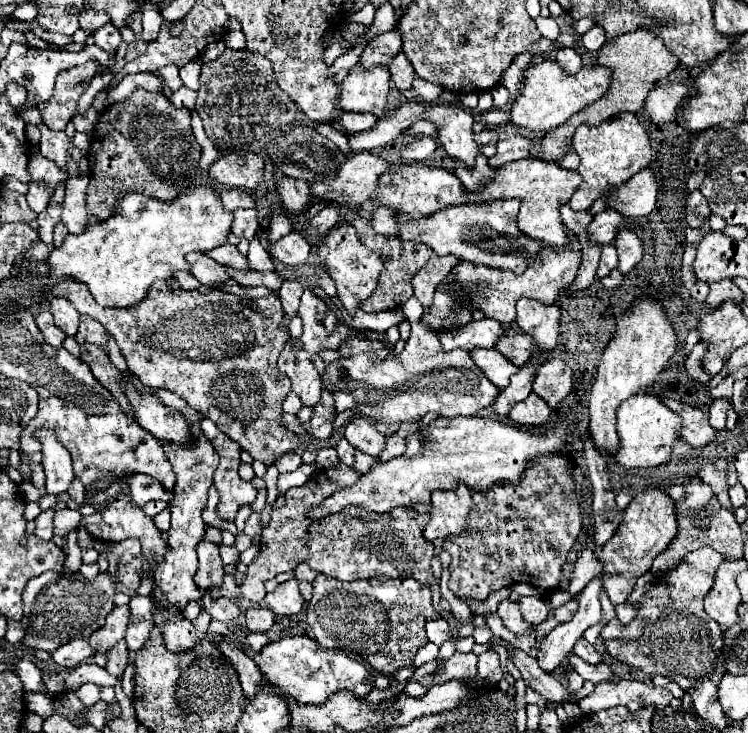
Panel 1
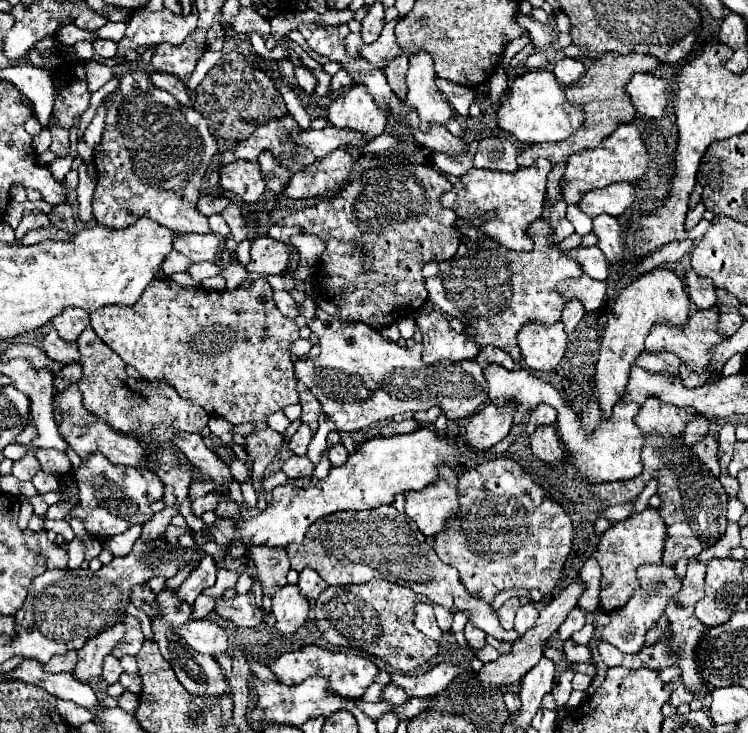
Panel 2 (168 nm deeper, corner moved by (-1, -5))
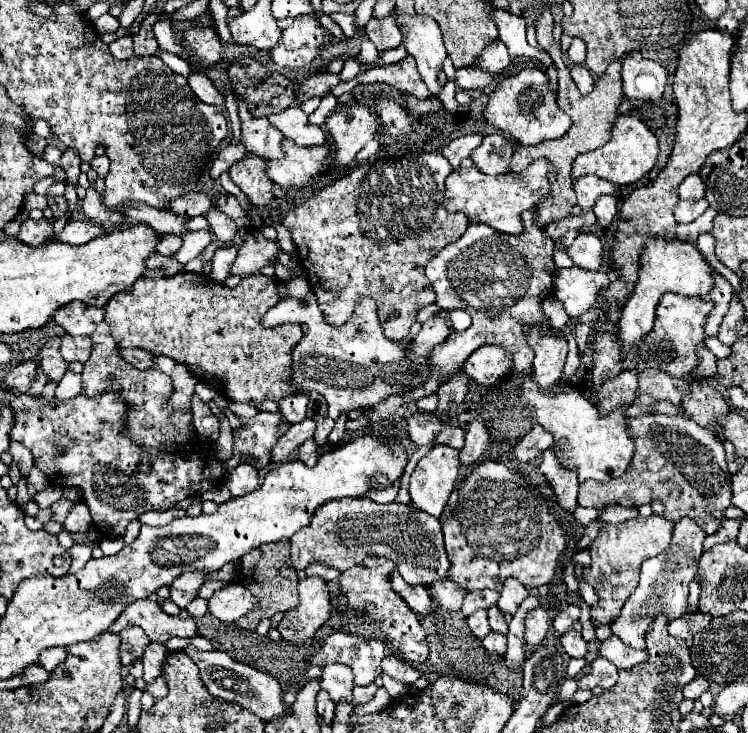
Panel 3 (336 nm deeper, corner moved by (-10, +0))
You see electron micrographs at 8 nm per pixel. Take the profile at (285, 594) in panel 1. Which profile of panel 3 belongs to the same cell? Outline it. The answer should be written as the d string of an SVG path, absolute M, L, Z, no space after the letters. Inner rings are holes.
M304 578L298 584L300 604L286 612L278 624L278 632L286 642L304 644L314 638L318 628L330 618L330 590L322 578Z

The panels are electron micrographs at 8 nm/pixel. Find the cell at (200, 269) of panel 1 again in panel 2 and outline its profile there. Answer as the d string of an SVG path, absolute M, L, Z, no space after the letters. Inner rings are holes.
M173 249L173 251L169 253L169 257L167 257L167 263L163 263L163 271L165 271L167 275L173 275L173 273L187 271L191 265L193 265L193 261L191 261L189 257L185 257L185 255L181 255L179 251Z

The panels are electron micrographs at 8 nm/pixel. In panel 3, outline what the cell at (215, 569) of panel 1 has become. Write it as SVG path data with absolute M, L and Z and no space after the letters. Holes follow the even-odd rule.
M188 572L178 576L170 586L170 600L178 608L186 608L190 600L198 596L198 588L204 584L206 572Z

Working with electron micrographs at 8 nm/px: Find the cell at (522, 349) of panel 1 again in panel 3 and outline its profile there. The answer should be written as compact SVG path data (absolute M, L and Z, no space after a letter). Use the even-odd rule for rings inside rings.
M480 346L464 362L462 370L478 384L490 386L502 380L510 372L510 360L502 348Z

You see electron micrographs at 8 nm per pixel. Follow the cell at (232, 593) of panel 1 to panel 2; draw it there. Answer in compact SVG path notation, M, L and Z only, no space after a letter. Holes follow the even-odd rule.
M199 595L197 601L195 601L195 613L193 613L193 619L203 619L203 617L209 615L211 611L215 611L215 605L217 605L217 599L215 599L215 597Z

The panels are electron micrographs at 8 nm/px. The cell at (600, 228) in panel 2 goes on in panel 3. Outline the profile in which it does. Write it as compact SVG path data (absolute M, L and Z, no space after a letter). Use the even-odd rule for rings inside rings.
M600 196L598 200L596 200L596 204L594 204L594 214L596 214L596 218L598 218L598 224L602 226L602 228L610 228L612 226L612 220L614 220L614 216L616 216L616 198L614 196Z

